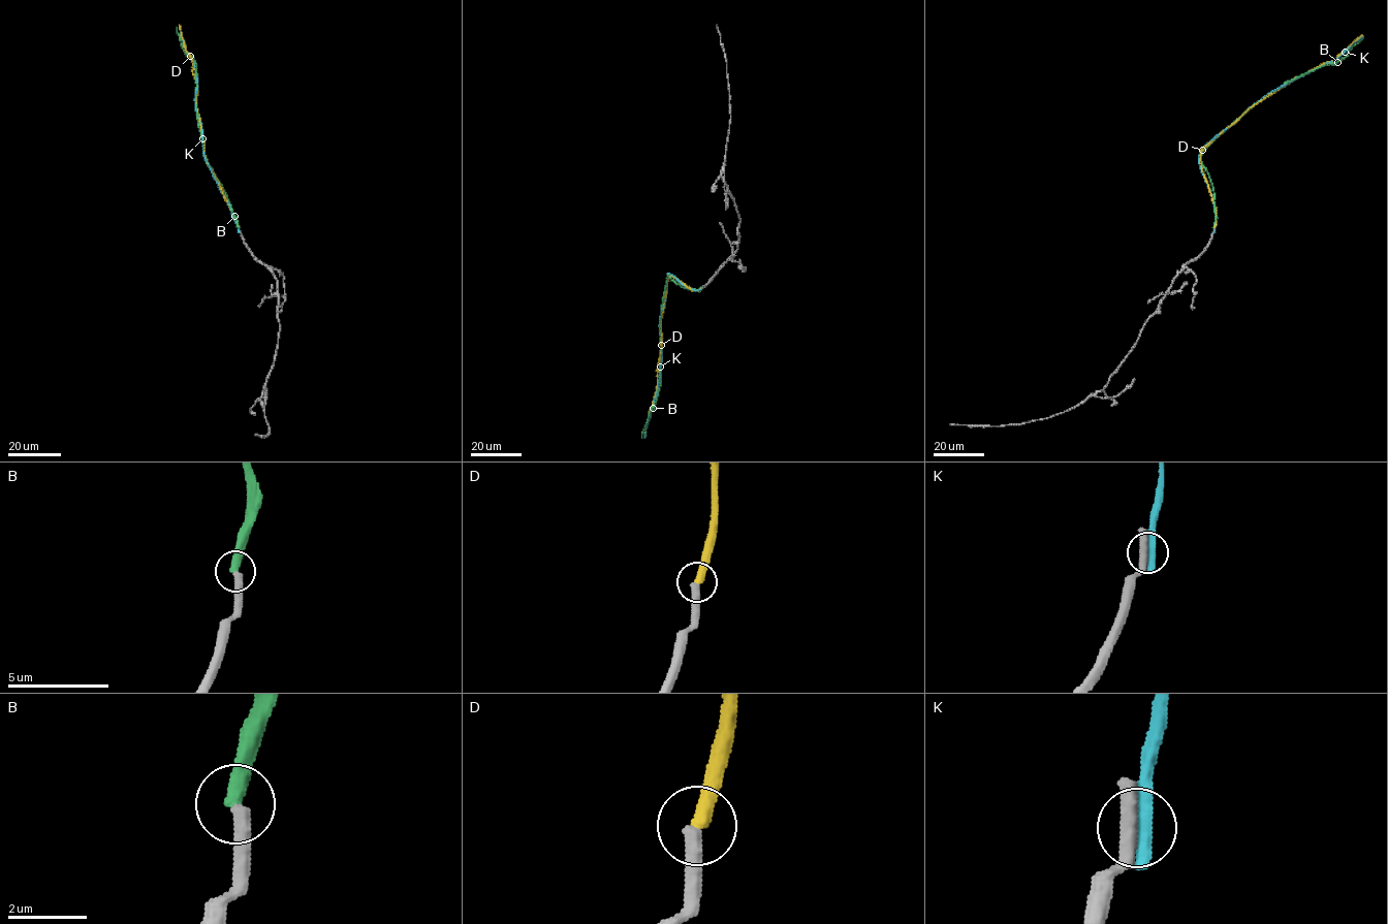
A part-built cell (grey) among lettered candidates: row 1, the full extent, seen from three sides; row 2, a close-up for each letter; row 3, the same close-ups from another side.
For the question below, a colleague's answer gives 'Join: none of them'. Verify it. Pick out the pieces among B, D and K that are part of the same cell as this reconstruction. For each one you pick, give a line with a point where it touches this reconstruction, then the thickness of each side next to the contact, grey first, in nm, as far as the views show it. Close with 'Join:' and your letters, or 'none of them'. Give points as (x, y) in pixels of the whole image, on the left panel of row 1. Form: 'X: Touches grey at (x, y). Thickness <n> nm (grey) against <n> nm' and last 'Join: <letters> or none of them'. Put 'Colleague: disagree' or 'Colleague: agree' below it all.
D: Touches grey at (239, 227). Thickness 420 nm (grey) against 400 nm
Join: D
Colleague: disagree

